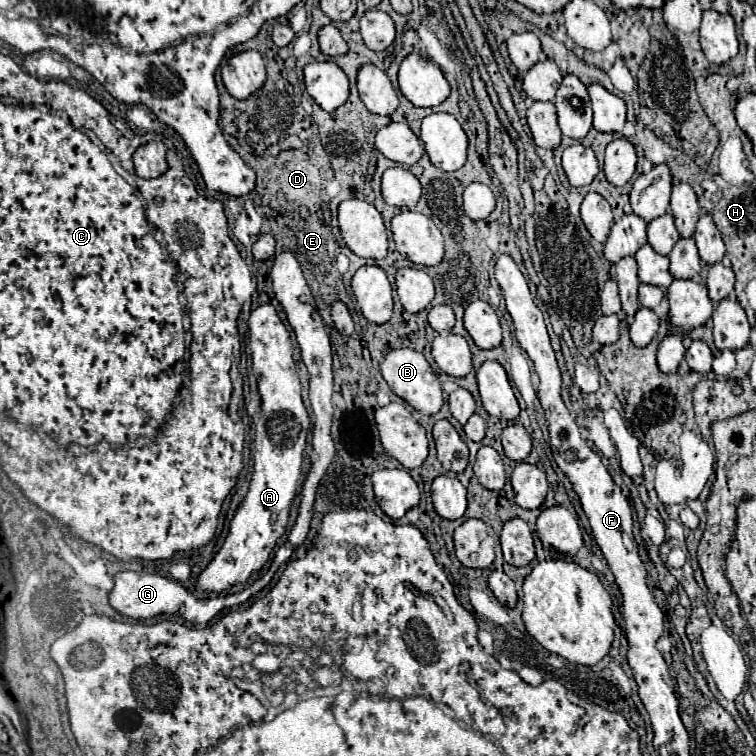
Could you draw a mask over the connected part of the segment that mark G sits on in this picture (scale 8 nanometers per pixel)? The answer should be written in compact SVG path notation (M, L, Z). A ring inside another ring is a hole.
M275 558L275 562L271 564L271 568L259 578L255 580L251 586L247 586L245 590L241 592L235 592L235 594L219 594L219 596L213 596L213 598L195 598L189 590L185 590L183 584L171 580L171 578L163 578L159 574L147 574L147 572L133 572L133 570L125 570L125 572L119 572L115 574L115 588L111 590L109 594L109 604L119 610L121 614L129 616L129 618L137 618L137 620L145 620L145 618L153 618L153 616L159 616L159 614L179 614L183 620L189 620L193 624L201 624L205 626L213 616L217 616L223 608L231 608L231 606L239 606L243 604L245 600L249 600L253 594L257 594L259 590L263 590L277 566L281 564L279 558Z

